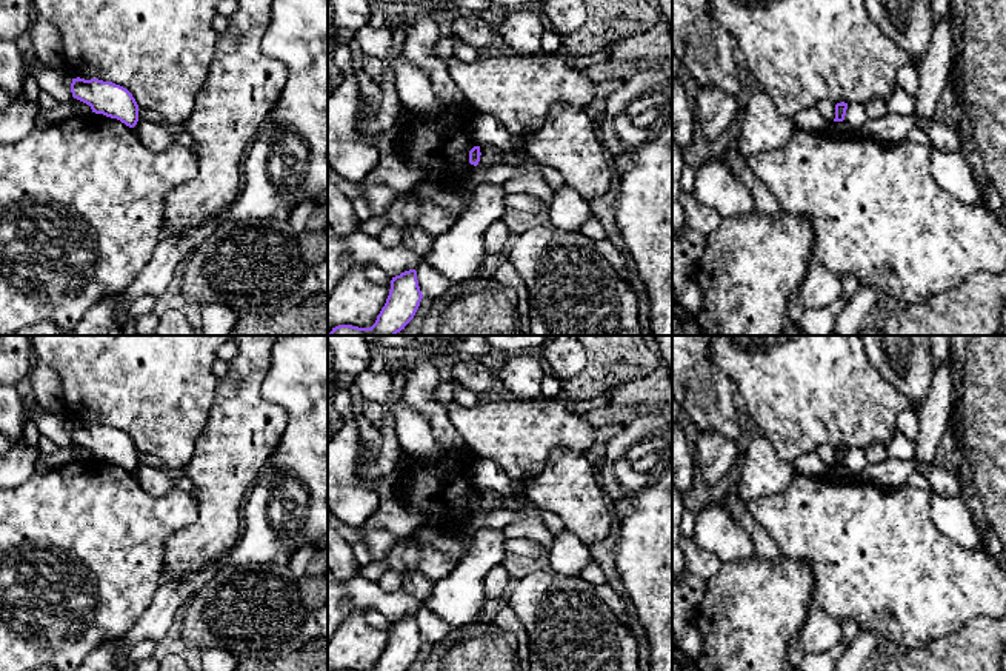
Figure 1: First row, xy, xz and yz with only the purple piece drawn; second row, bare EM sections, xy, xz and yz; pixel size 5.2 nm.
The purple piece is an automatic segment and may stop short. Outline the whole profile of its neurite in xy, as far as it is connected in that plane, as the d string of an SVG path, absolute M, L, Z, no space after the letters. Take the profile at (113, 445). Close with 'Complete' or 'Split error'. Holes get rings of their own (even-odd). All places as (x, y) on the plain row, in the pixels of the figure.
M72 423L72 442L89 449L92 457L117 463L129 472L138 466L138 449L132 439L112 426Z. Complete

